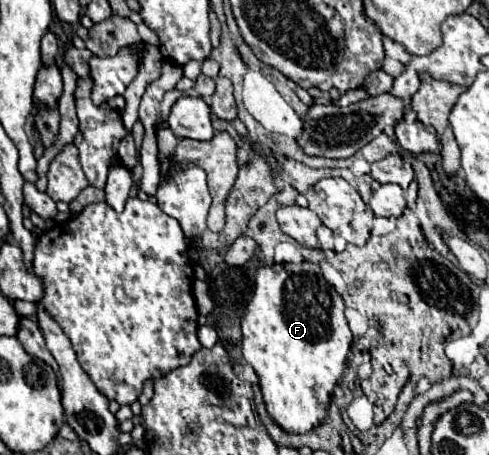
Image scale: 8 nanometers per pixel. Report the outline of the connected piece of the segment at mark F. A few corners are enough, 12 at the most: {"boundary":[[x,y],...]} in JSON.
{"boundary":[[313,263],[257,271],[243,357],[285,433],[327,419],[353,341]]}

